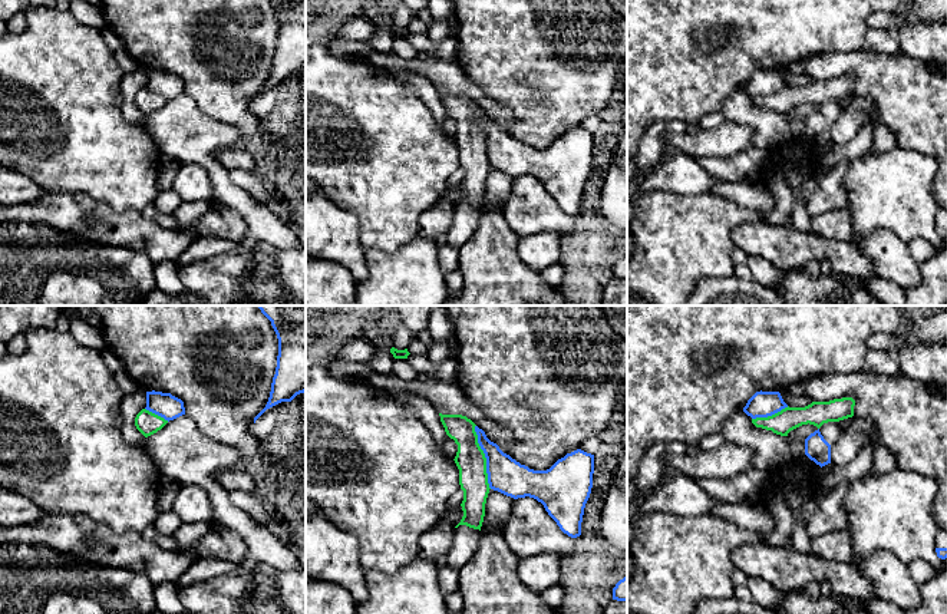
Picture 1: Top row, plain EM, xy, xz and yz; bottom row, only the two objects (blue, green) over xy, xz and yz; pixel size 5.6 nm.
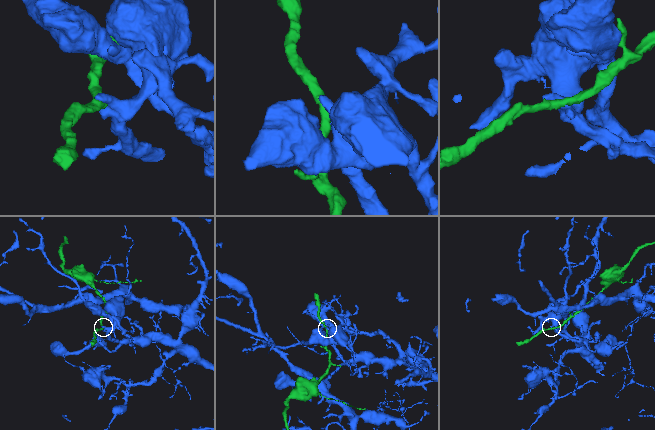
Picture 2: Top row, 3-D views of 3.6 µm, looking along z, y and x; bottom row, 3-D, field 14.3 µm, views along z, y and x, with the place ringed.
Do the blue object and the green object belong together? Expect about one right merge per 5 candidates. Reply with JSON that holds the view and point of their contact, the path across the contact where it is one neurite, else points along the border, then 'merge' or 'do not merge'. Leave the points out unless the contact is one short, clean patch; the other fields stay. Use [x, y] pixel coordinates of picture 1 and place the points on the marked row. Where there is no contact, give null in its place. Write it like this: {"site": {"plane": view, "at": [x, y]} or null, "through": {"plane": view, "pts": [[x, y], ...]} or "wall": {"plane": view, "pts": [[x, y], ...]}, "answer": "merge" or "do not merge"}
{"site": {"plane": "xz", "at": [485, 456]}, "answer": "do not merge"}

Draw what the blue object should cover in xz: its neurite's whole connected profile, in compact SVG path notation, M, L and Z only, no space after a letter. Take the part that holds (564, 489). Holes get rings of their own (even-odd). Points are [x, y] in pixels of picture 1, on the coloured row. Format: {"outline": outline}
{"outline": "M478 426L475 432L486 458L491 489L514 499L537 499L564 534L571 538L581 535L584 508L593 488L594 455L577 449L550 469L534 471L504 453Z"}

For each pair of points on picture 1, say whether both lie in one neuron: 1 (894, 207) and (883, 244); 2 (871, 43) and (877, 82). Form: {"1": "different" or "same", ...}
{"1": "different", "2": "different"}

